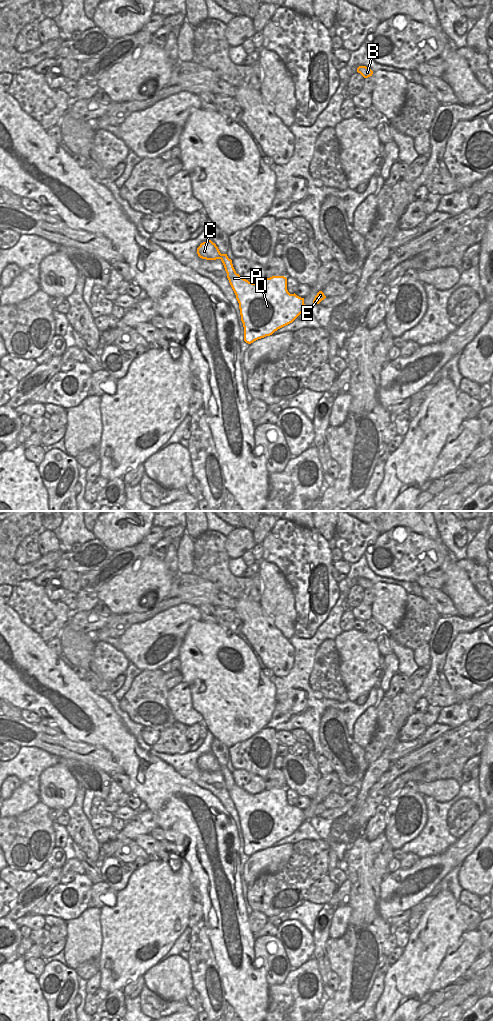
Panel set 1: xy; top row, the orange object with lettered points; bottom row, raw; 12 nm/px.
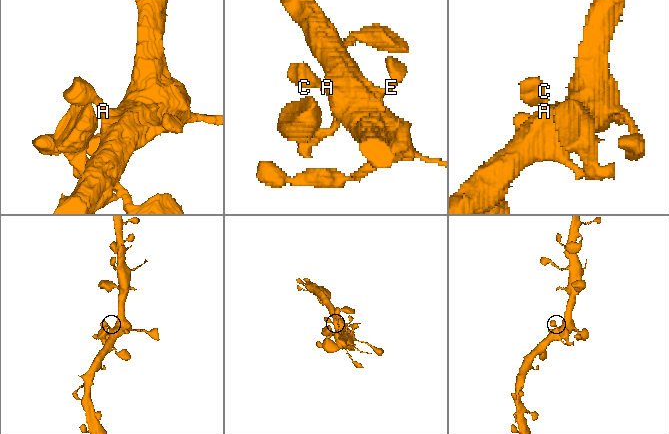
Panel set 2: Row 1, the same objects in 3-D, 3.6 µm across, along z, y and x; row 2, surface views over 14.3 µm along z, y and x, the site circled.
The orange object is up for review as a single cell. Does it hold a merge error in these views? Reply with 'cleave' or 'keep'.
keep

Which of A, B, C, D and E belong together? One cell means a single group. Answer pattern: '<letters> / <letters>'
A B C D E

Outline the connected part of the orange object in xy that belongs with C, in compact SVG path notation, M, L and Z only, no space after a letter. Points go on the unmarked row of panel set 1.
M211 752L201 755L197 766L202 771L222 773L239 815L246 855L272 847L292 835L306 821L304 810L288 804L286 789L272 788L249 794L236 785L232 772L227 766L221 766Z

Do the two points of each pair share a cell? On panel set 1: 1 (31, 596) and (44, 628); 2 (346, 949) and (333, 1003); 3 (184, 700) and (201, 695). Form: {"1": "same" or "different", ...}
{"1": "same", "2": "same", "3": "different"}

